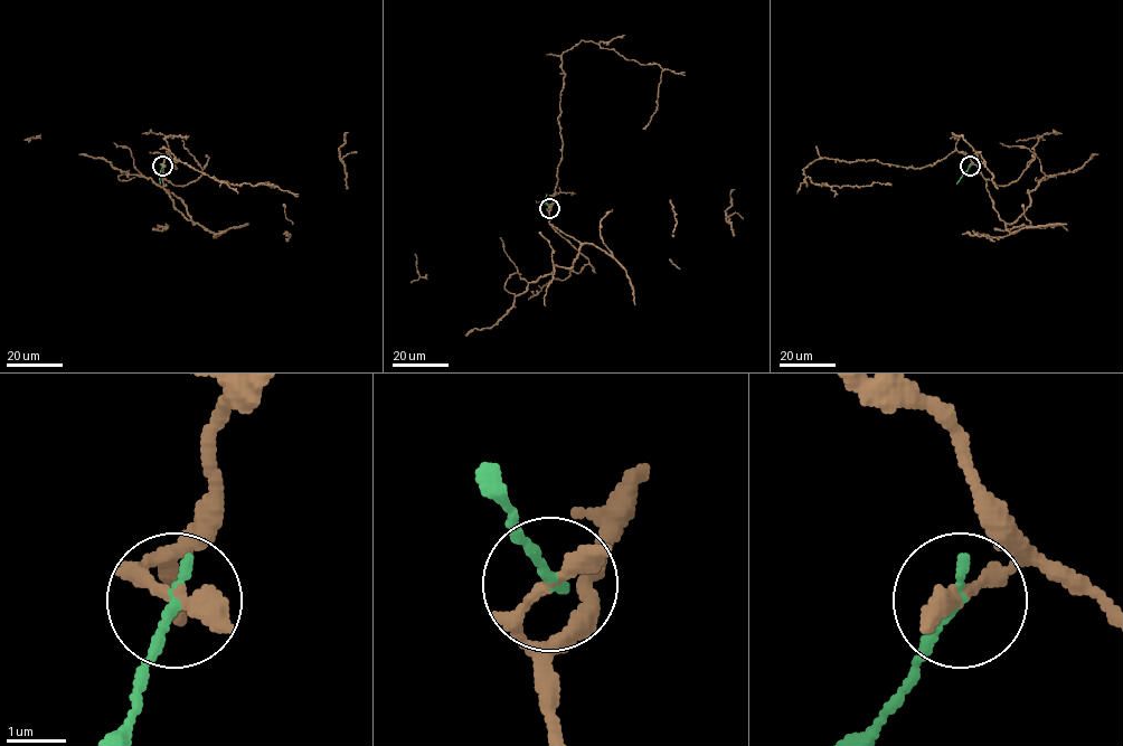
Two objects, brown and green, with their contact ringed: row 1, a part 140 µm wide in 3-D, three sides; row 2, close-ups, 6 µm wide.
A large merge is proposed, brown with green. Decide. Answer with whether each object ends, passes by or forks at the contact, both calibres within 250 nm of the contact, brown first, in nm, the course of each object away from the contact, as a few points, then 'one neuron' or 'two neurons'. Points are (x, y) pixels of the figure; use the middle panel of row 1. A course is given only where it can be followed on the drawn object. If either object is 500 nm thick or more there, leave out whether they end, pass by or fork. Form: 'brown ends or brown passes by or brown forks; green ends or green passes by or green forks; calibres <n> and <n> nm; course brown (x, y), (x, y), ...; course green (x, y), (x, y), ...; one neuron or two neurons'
brown ends; green ends; calibres 400 and 180 nm; course brown (548, 207), (562, 157), (564, 52), (591, 41), (629, 60), (657, 64), (662, 72), (657, 110), (643, 129); course green (548, 207), (547, 194); two neurons

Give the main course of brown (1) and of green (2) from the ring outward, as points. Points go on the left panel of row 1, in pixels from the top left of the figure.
1: (162, 166), (168, 150), (175, 168), (175, 158), (219, 181), (275, 186), (256, 186)
2: (162, 166), (160, 183)

